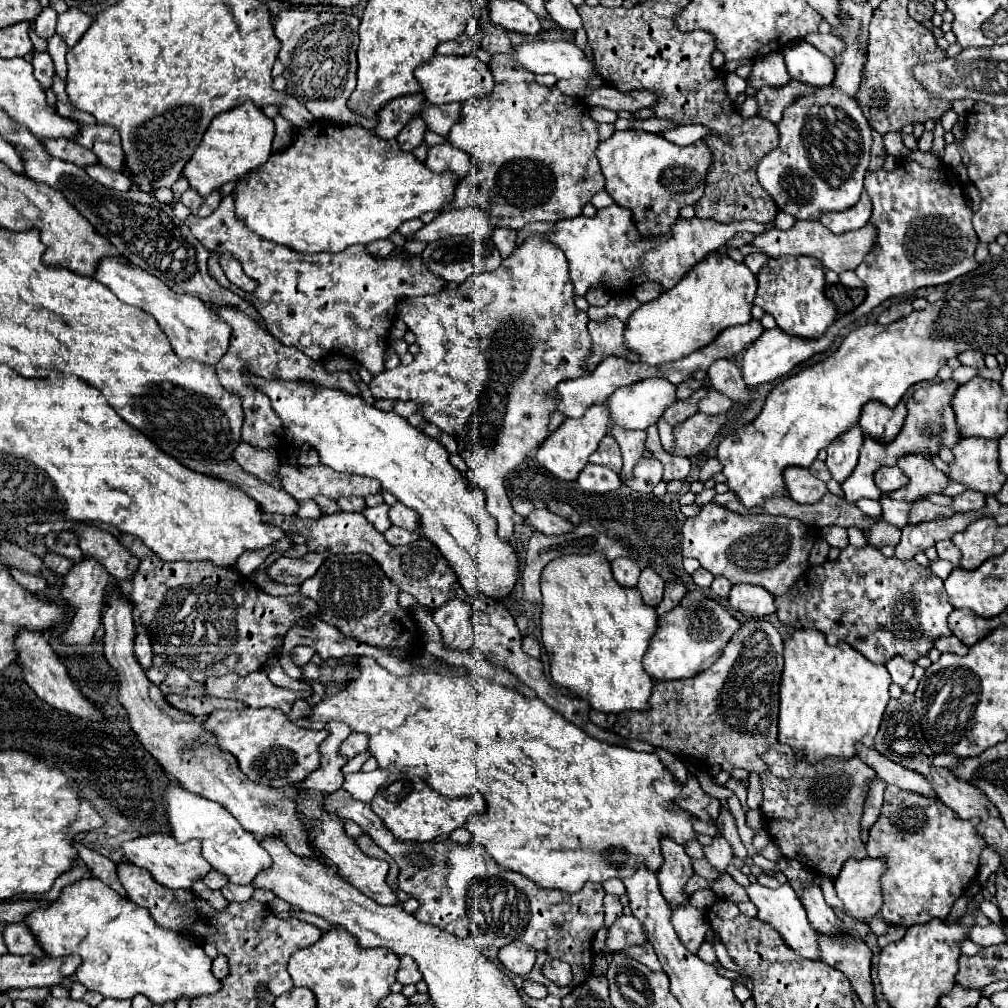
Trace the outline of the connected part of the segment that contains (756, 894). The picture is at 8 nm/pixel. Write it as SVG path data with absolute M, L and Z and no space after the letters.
M753 882L749 884L747 888L747 894L749 894L749 900L757 906L757 918L765 920L767 924L771 924L775 930L779 930L779 934L783 936L783 940L797 952L801 954L803 958L809 958L809 960L819 960L819 952L817 952L817 942L815 942L815 930L811 928L807 916L805 916L805 910L801 908L801 900L797 898L795 890L789 886L789 882L777 886L777 888L769 888L769 886L763 886L759 882Z

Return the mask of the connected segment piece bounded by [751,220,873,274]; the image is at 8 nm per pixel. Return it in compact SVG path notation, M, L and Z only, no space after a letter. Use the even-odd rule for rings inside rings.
M797 220L795 226L789 230L779 230L779 228L771 226L765 232L755 234L755 238L751 242L751 246L759 248L769 258L779 258L783 254L813 256L813 258L821 260L825 268L829 268L837 274L841 274L845 270L855 270L857 264L861 264L861 256L865 256L865 252L871 248L871 244L873 244L873 226L871 224L867 224L861 230L853 230L853 232L835 236L819 222L809 222L809 220Z

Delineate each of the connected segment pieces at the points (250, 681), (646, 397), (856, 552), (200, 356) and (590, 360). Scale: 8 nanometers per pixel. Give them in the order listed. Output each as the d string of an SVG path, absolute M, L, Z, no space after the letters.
M263 670L251 672L249 676L227 674L221 678L207 678L205 694L217 698L235 698L249 708L279 708L285 714L291 712L291 706L297 698L307 698L311 692L293 692L287 688L273 686Z
M649 378L617 388L617 392L613 392L603 404L609 410L611 426L645 430L651 424L657 424L663 410L675 400L675 386L669 384L669 380Z
M869 544L865 548L847 546L841 550L835 562L827 560L823 564L811 566L805 574L799 576L799 580L785 596L775 598L775 608L781 624L795 630L815 628L825 634L829 644L847 642L873 664L887 664L895 656L903 656L909 662L917 662L921 656L927 656L937 638L951 634L947 616L953 612L953 606L949 604L943 588L943 580L935 576L931 568L925 568L915 560L885 558Z
M123 256L103 258L99 262L93 278L99 280L101 284L109 286L111 292L125 304L137 306L137 308L145 310L147 314L151 314L159 322L159 326L165 330L165 334L169 336L171 346L181 360L197 360L197 362L215 366L221 360L221 356L225 354L225 350L229 346L231 328L229 328L229 324L219 320L217 314L213 314L203 300L189 296L189 294L175 294L157 276L131 264Z
M607 318L605 322L589 322L587 324L593 348L591 354L585 358L585 368L593 370L601 360L609 356L619 356L625 360L633 360L633 352L629 352L623 344L623 328L625 324L617 318Z

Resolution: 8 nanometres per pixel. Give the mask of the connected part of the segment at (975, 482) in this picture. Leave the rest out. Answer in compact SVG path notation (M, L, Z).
M961 438L953 448L949 478L969 490L995 496L1005 484L1005 476L997 468L997 442L981 438Z

